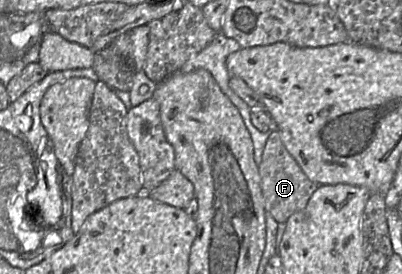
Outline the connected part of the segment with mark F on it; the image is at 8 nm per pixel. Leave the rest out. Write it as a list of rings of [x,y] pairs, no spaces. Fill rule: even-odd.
[[[277,130],[269,133],[258,171],[265,211],[277,221],[278,225],[285,223],[294,213],[303,210],[310,197],[320,186],[304,174],[296,160],[285,148]]]

